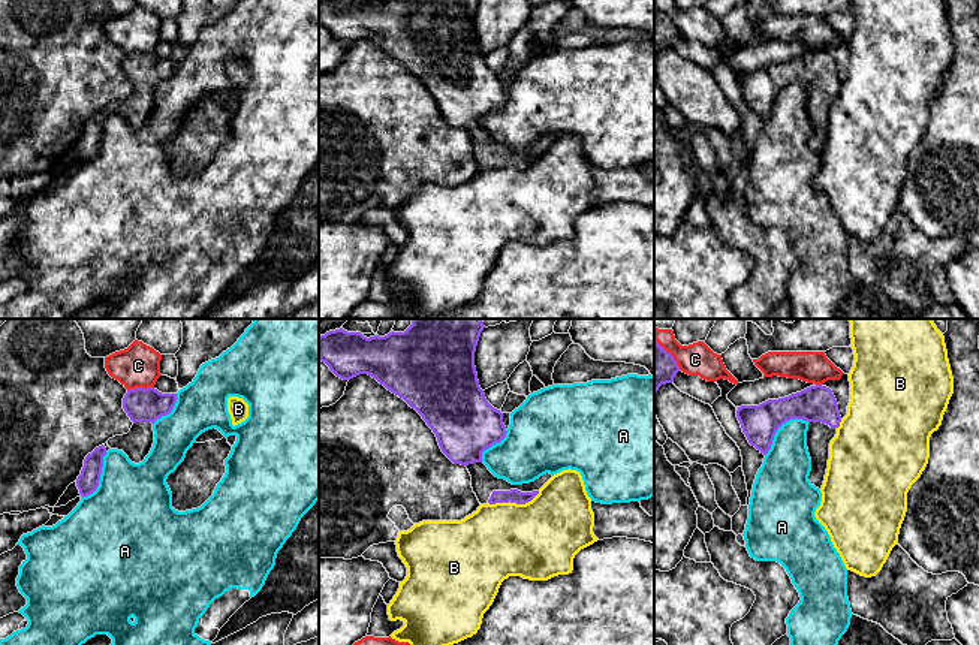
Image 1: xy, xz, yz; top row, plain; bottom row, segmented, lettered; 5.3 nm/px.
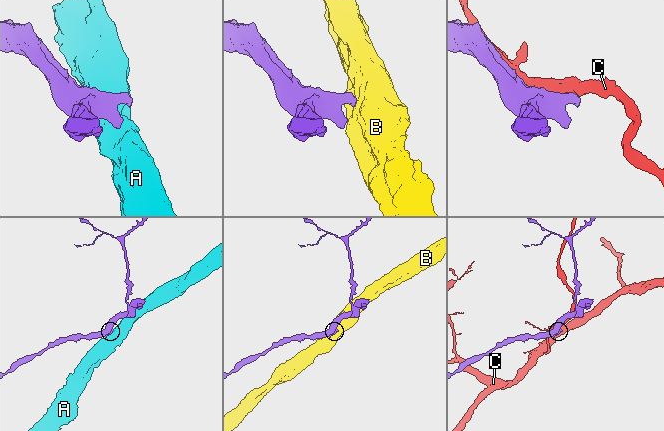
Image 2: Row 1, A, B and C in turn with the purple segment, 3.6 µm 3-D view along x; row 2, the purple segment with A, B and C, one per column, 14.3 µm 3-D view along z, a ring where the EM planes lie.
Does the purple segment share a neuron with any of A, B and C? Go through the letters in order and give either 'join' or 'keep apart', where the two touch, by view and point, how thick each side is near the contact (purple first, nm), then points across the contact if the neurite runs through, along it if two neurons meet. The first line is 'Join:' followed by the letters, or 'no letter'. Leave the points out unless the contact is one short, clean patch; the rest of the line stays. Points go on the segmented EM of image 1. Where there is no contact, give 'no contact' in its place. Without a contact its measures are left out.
Join: no letter
A: keep apart | yz (780, 425) | 200/260 nm
B: keep apart | xz (514, 502) | 80/420 nm | along xz (539, 491), (524, 503), (488, 503)
C: keep apart | xy (139, 388) | 180/240 nm

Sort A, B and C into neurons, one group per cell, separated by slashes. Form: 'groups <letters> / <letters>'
groups A / B / C

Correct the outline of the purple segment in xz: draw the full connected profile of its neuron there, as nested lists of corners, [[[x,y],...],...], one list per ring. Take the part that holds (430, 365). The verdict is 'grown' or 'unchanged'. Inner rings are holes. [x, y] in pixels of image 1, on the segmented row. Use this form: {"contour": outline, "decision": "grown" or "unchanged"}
{"contour": [[[413,319],[404,332],[364,337],[343,328],[319,337],[319,361],[343,380],[368,374],[415,409],[437,437],[442,452],[466,465],[481,504],[531,501],[552,477],[546,473],[530,483],[512,485],[495,477],[482,462],[482,452],[506,437],[503,413],[494,409],[479,386],[475,352],[484,331],[481,319]]], "decision": "grown"}

